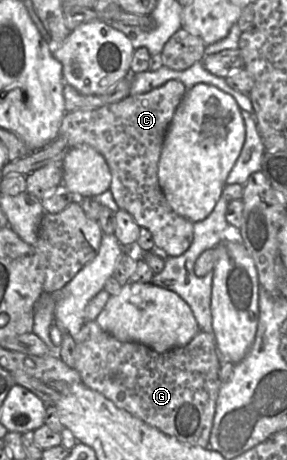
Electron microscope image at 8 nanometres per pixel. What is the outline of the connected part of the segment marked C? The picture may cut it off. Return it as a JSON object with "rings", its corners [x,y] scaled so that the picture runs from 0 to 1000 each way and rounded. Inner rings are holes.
{"rings":[[[589,174],[512,202],[449,207],[411,222],[328,239],[230,246],[202,287],[202,298],[233,304],[240,322],[300,313],[366,343],[390,383],[380,415],[415,454],[446,461],[488,493],[519,500],[540,535],[578,548],[589,559],[627,557],[648,548],[676,515],[676,485],[603,459],[551,393],[551,354],[575,291],[648,200],[652,191],[631,176]]]}

